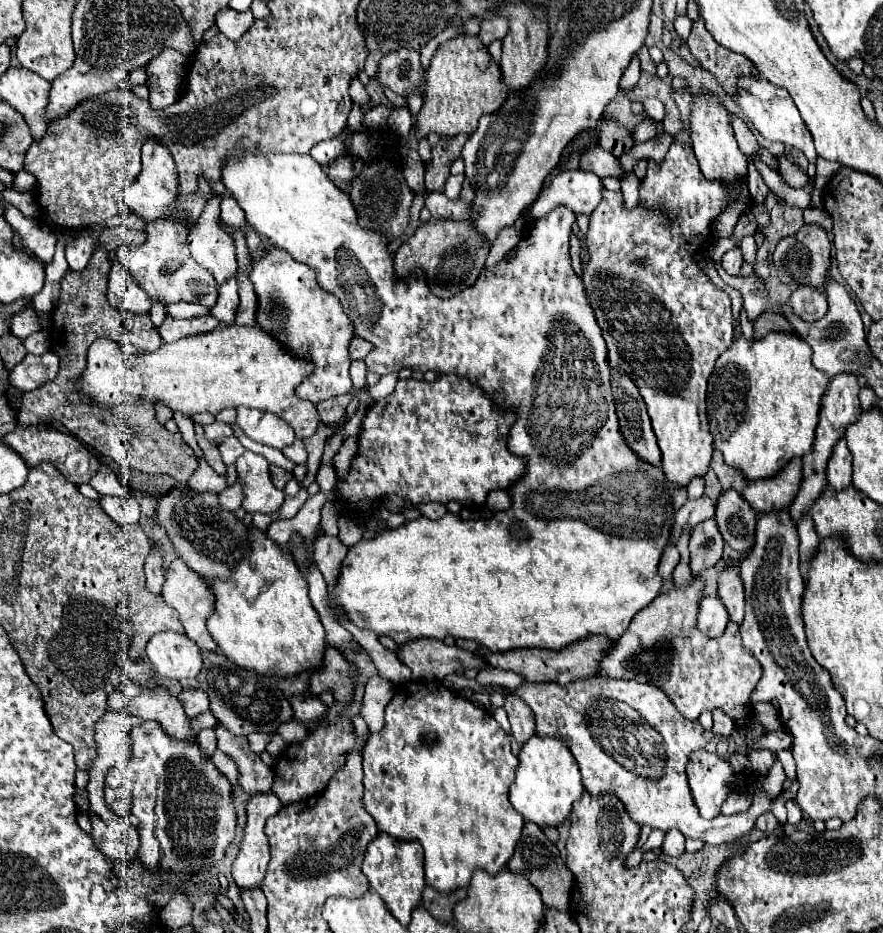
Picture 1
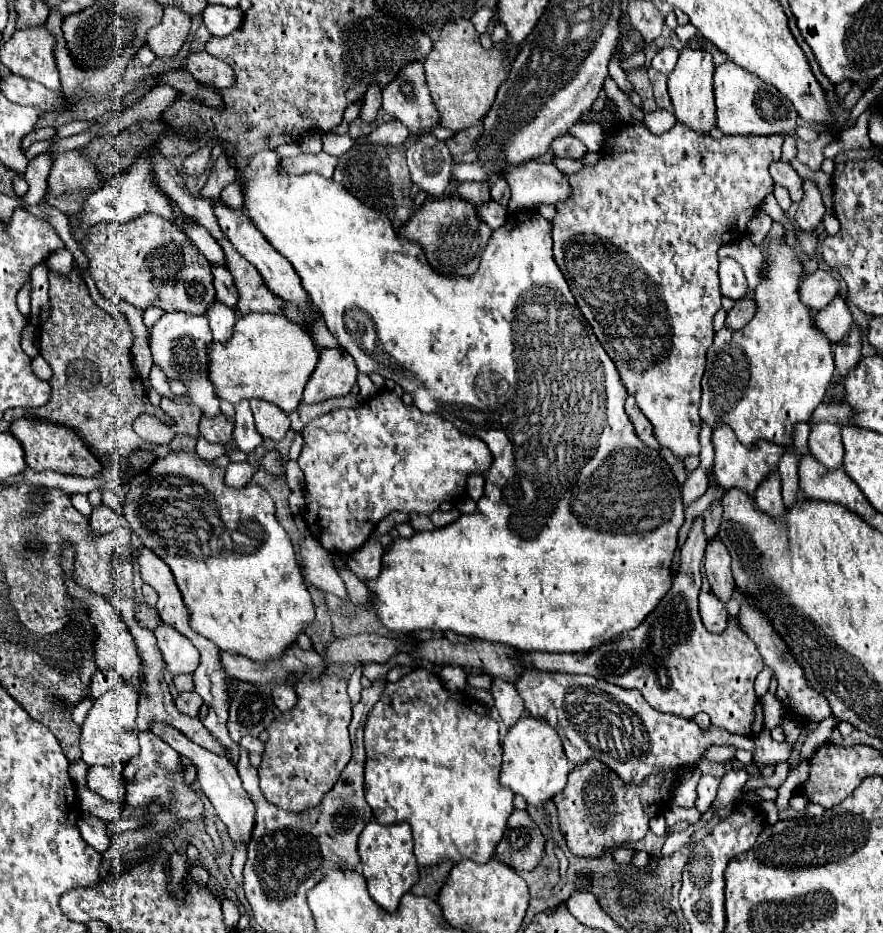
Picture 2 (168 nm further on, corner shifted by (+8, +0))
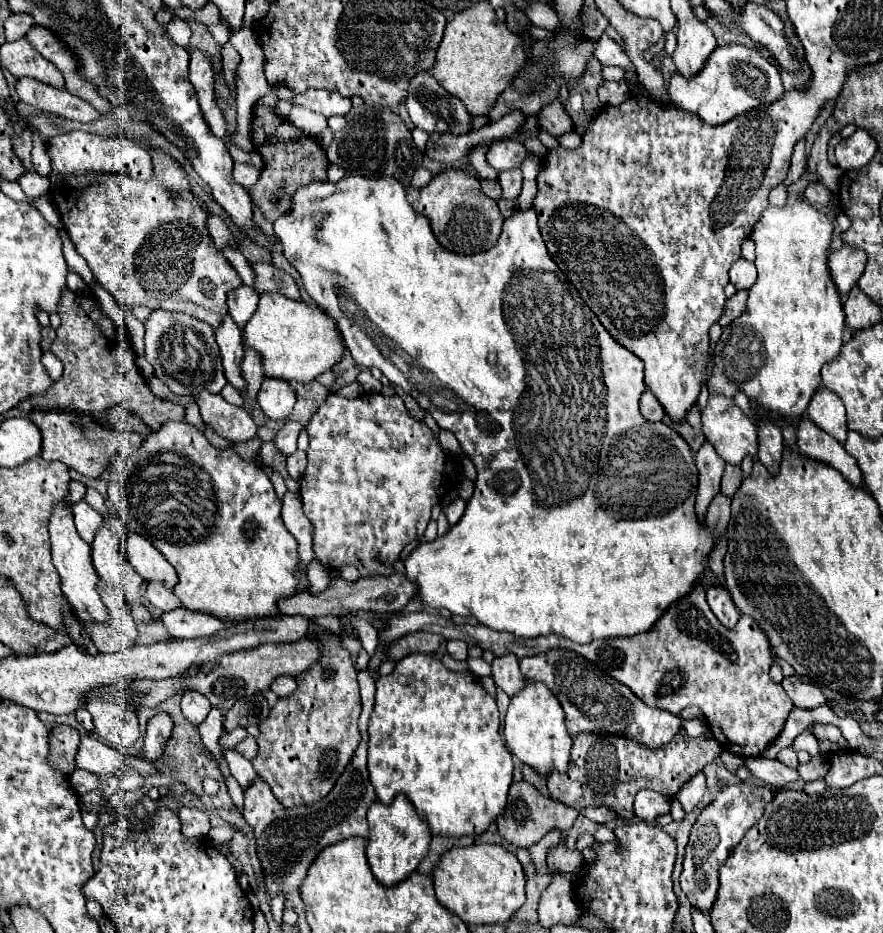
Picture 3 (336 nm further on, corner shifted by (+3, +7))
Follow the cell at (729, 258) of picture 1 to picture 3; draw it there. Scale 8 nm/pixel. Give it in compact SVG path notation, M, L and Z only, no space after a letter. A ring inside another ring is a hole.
M738 258L732 268L730 268L730 282L742 290L742 288L752 288L756 282L756 266L744 258Z

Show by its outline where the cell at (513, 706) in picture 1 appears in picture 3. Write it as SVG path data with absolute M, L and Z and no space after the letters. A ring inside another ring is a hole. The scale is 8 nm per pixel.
M512 654L492 662L492 678L496 686L502 688L510 698L514 698L526 686L526 680L518 668L518 658Z

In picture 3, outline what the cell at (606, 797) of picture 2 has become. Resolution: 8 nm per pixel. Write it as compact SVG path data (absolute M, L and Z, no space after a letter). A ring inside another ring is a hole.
M584 732L576 736L572 744L568 772L552 772L552 776L548 776L548 790L554 800L570 808L576 808L578 812L582 812L584 808L606 806L616 814L618 820L632 820L634 796L640 790L650 788L672 800L680 792L680 788L708 762L720 756L720 752L722 746L718 744L718 740L708 740L704 736L676 736L672 744L666 744L658 752L648 752L646 748L640 748L638 744L624 740L622 736L596 736Z

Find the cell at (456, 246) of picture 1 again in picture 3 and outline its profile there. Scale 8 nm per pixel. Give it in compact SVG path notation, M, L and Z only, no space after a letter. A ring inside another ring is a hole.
M456 168L436 174L426 188L420 188L420 196L414 202L414 212L430 220L432 232L444 250L464 256L490 250L496 244L504 222L498 204L484 196L478 178Z

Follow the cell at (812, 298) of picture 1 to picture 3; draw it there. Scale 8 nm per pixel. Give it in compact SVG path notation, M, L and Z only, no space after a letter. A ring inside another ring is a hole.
M842 246L836 252L830 252L828 256L828 270L832 276L832 282L840 294L846 294L850 288L856 286L858 278L864 272L866 256L860 250Z

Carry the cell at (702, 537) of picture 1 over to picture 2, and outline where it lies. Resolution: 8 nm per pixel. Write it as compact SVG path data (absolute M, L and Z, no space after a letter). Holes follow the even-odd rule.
M713 501L711 507L703 513L703 519L705 519L705 535L707 539L713 539L717 529L719 529L719 523L721 523L721 517L723 517L723 507L721 507L721 501Z

